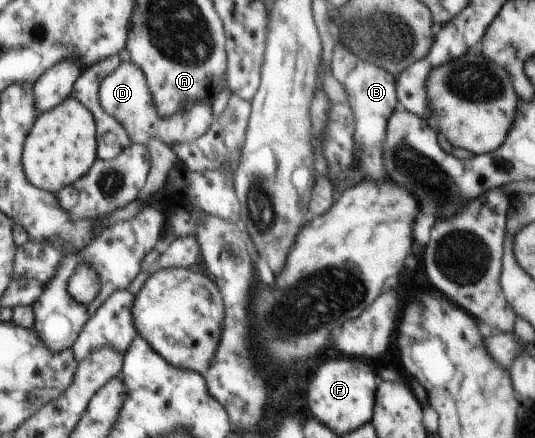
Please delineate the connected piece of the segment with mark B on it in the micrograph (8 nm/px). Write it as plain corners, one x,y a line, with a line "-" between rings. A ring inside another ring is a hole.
336,44
332,56
331,72
348,93
348,103
355,120
354,142
356,142
356,158
360,160
360,170
362,174
366,174
366,179
372,178
378,182
388,177
382,162
382,148
388,119
398,103
397,80
393,74
388,74
388,71
376,64
360,60
358,56
350,54
340,44

